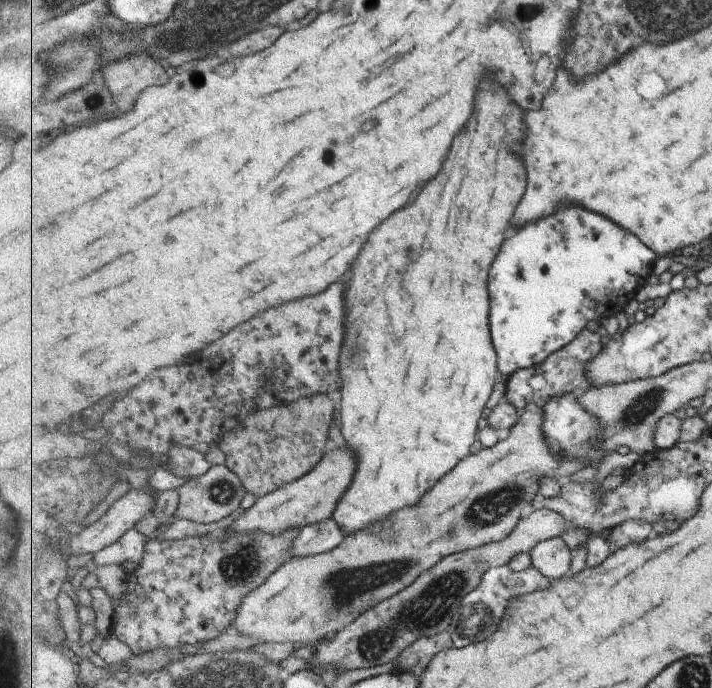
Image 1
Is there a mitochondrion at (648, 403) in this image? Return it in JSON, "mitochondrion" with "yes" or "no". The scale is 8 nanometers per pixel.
{"mitochondrion":"yes"}

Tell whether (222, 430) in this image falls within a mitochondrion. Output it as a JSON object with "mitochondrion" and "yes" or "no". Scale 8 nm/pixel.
{"mitochondrion":"no"}

